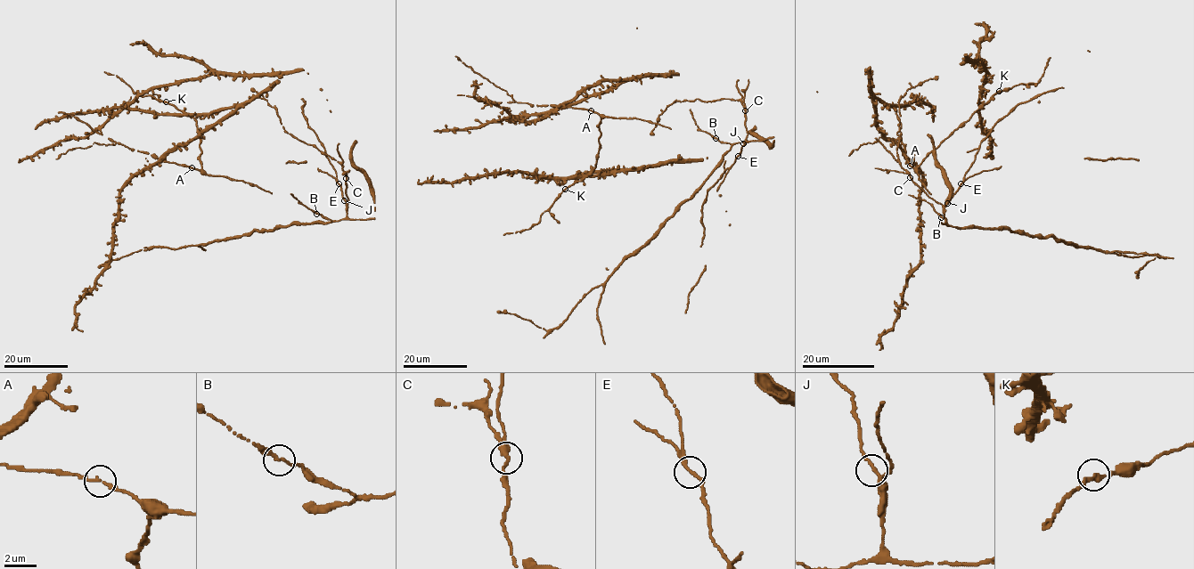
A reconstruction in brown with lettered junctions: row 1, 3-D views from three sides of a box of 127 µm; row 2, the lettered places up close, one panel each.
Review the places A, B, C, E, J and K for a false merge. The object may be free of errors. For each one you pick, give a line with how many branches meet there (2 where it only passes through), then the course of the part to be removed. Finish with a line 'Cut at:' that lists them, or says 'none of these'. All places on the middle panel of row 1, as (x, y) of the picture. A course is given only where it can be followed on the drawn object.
Cut at: none of these

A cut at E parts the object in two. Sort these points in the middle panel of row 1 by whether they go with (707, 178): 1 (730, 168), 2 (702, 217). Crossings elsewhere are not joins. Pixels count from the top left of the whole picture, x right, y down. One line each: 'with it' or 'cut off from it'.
1: cut off from it
2: cut off from it

